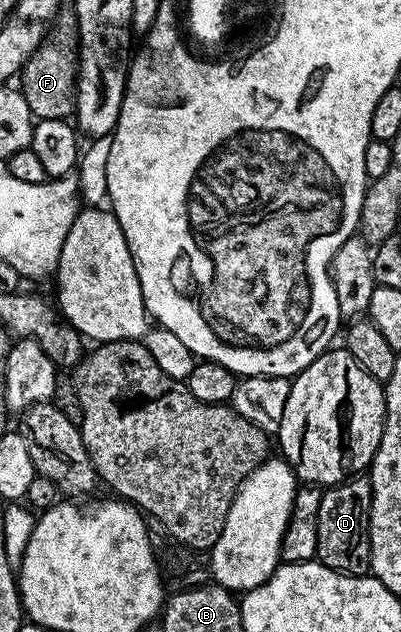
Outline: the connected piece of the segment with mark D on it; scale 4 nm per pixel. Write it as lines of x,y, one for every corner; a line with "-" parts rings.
367,476
348,478
347,481
324,489
321,508
317,508
317,548
315,558
325,568
338,574
352,574
358,578
371,574
371,479

